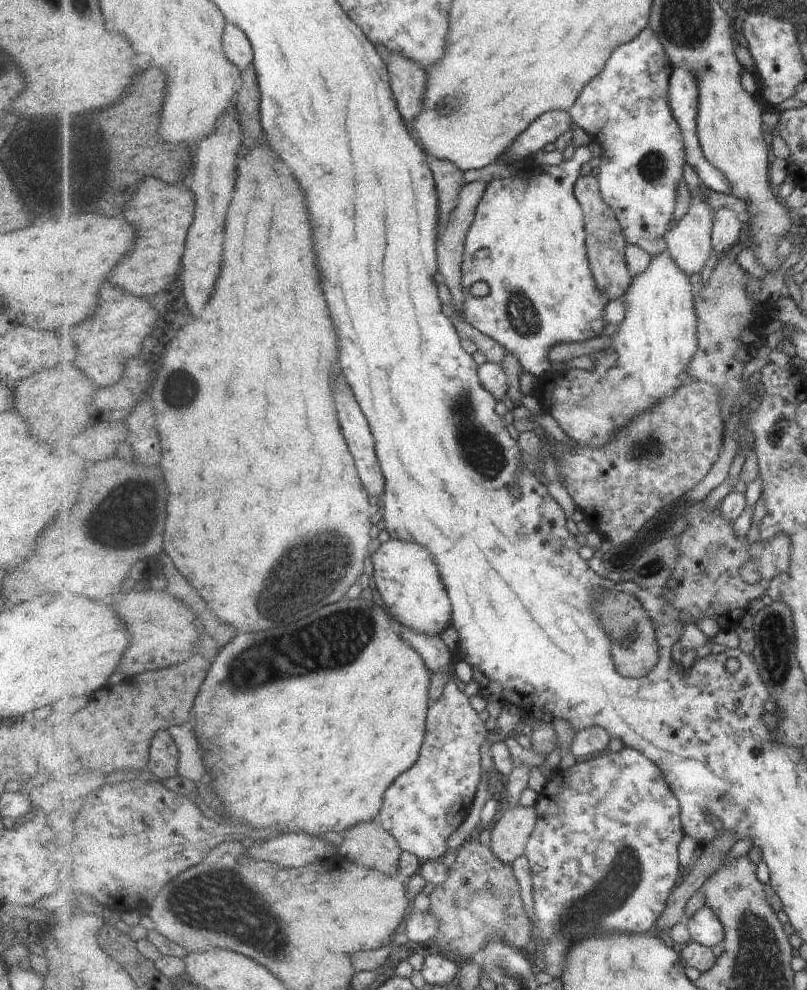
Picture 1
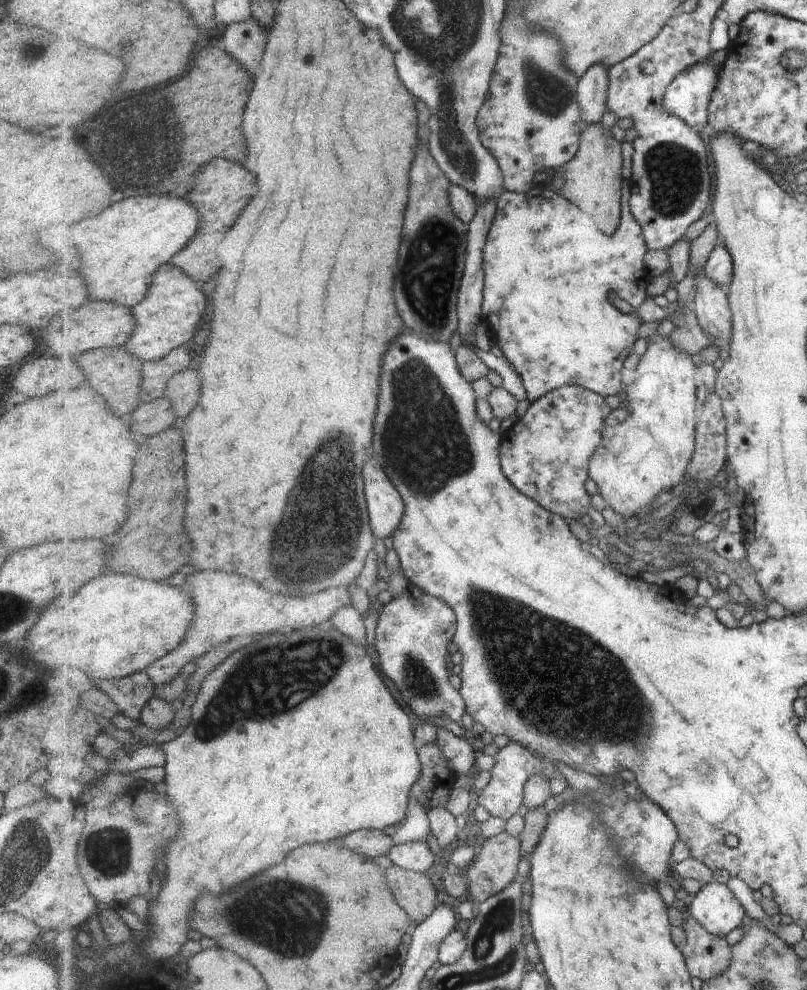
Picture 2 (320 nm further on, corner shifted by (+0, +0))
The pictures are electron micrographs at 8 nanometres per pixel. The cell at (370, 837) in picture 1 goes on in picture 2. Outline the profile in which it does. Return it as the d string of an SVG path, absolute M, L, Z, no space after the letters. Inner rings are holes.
M399 865L385 869L386 879L396 900L417 924L427 920L439 905L437 891L425 873Z

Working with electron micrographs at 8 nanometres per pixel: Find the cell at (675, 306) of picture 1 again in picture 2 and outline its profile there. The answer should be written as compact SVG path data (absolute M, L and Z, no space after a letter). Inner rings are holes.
M656 336L649 337L649 342L645 354L640 357L639 365L636 368L637 381L632 386L627 388L628 400L621 406L615 409L606 418L606 423L602 432L601 446L595 451L595 454L591 457L589 463L590 478L597 484L600 489L602 498L616 514L620 514L622 518L649 518L648 510L657 508L658 498L669 494L672 489L677 486L681 487L688 474L690 464L692 463L694 452L696 449L696 428L695 418L697 418L697 384L695 384L695 374L697 374L697 367L691 360L691 354L686 353L682 349L679 349L669 336L660 338Z

